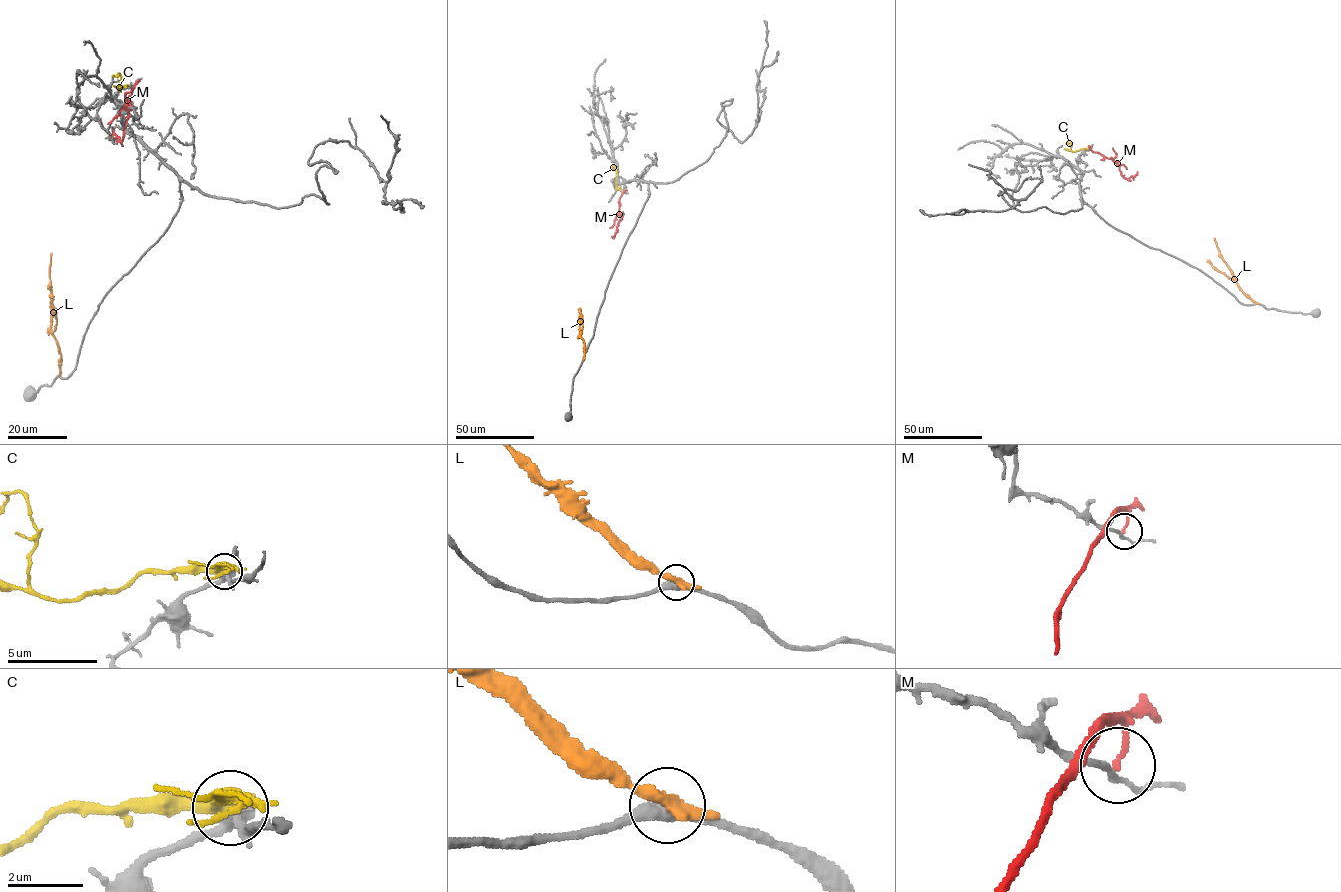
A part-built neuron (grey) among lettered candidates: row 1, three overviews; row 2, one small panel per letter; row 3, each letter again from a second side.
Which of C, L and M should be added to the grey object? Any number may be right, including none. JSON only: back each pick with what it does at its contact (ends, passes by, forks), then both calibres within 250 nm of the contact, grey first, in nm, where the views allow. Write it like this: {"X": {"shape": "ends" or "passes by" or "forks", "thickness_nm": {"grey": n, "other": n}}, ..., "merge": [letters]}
{"merge": []}

